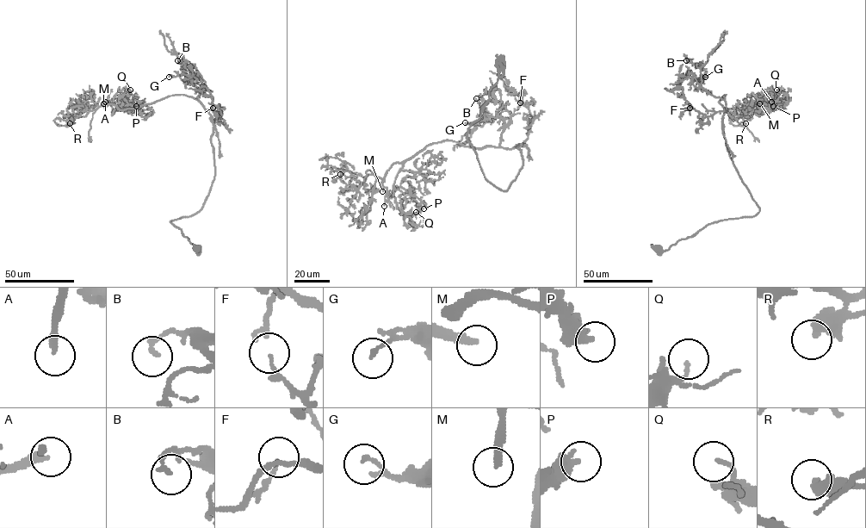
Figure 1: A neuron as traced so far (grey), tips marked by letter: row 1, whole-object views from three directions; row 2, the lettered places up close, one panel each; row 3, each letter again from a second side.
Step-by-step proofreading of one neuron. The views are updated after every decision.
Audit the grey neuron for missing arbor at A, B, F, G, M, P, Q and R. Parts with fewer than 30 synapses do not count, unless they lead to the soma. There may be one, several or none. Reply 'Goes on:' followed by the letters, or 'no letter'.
Goes on: A, M

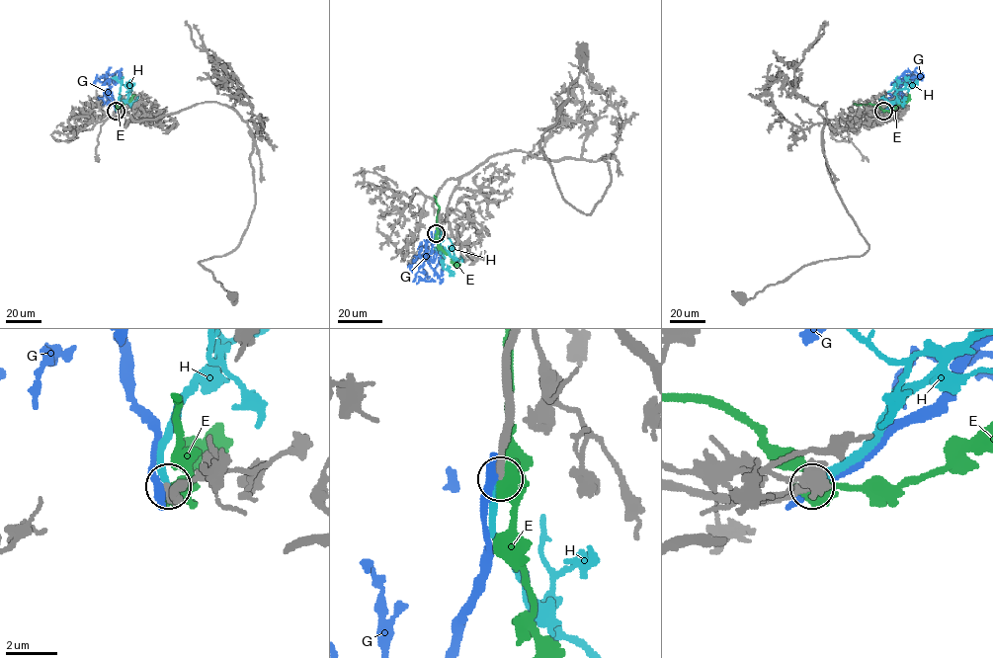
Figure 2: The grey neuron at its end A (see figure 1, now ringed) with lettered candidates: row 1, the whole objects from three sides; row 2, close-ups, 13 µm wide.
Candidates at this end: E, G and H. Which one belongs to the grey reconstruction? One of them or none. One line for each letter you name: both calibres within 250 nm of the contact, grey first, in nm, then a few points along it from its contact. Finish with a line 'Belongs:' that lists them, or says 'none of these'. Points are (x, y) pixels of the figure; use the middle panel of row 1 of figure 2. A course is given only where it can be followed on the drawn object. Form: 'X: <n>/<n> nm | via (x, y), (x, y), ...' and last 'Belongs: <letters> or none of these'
H: 280/280 nm | via (436, 233), (443, 265), (455, 274)
Belongs: H

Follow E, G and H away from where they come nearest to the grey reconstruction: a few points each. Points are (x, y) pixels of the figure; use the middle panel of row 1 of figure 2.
E: (436, 232), (439, 246), (454, 263), (460, 265)
G: (435, 232), (432, 252), (424, 257), (434, 260), (439, 252), (441, 256), (435, 268)
H: (436, 233), (443, 265), (455, 274)

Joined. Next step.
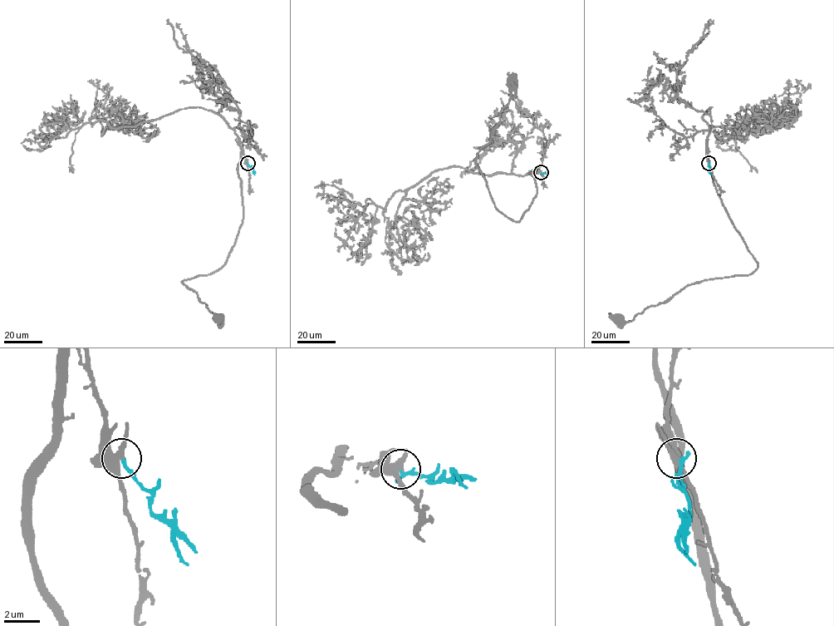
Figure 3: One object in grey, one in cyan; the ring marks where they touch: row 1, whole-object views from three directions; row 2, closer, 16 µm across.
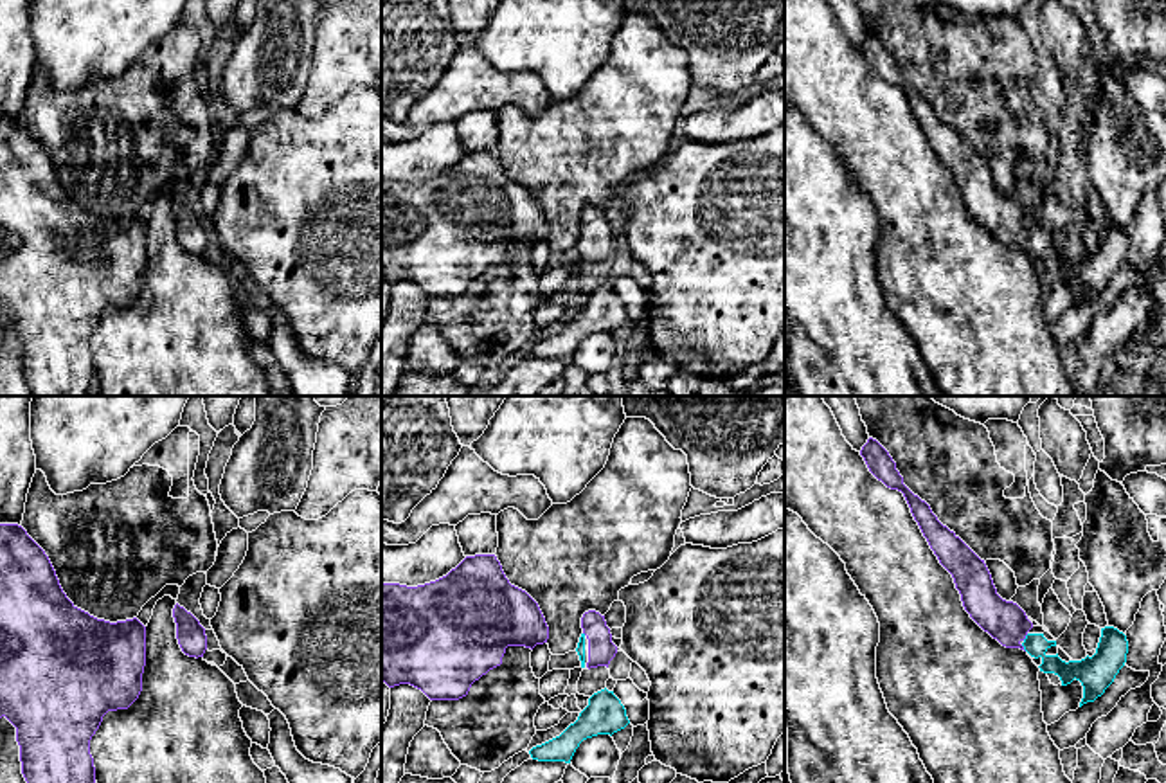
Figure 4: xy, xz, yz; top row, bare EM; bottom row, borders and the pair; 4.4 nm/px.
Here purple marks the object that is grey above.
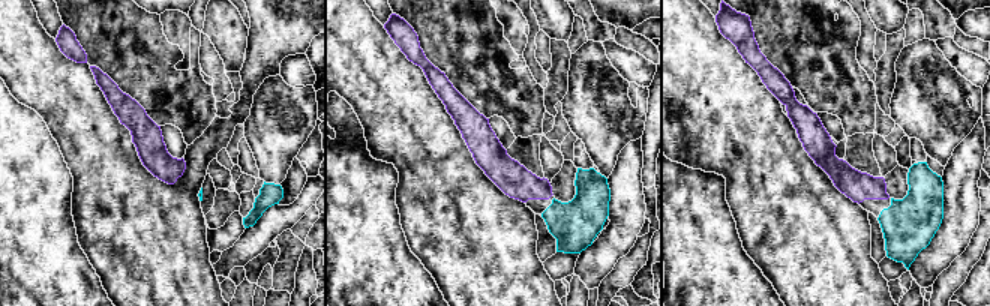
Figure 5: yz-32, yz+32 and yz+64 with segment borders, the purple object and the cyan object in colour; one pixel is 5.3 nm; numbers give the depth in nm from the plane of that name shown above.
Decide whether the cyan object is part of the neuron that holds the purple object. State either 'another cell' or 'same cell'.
same cell

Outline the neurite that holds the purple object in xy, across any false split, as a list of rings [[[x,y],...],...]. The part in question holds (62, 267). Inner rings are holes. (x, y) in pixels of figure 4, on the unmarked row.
[[[0,121],[0,315],[5,313],[16,324],[22,371],[32,396],[86,396],[95,380],[95,364],[90,351],[90,337],[108,308],[128,306],[142,288],[146,263],[146,223],[137,216],[110,220],[77,205],[63,189],[56,167],[45,148],[18,121]]]

